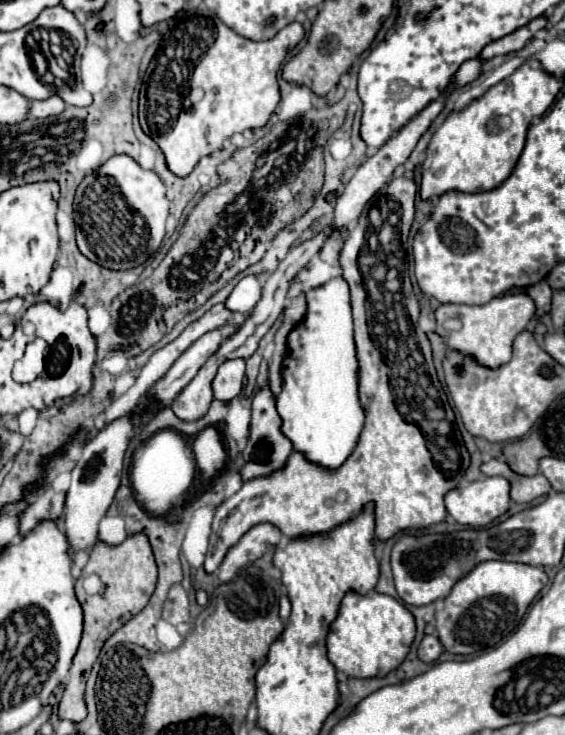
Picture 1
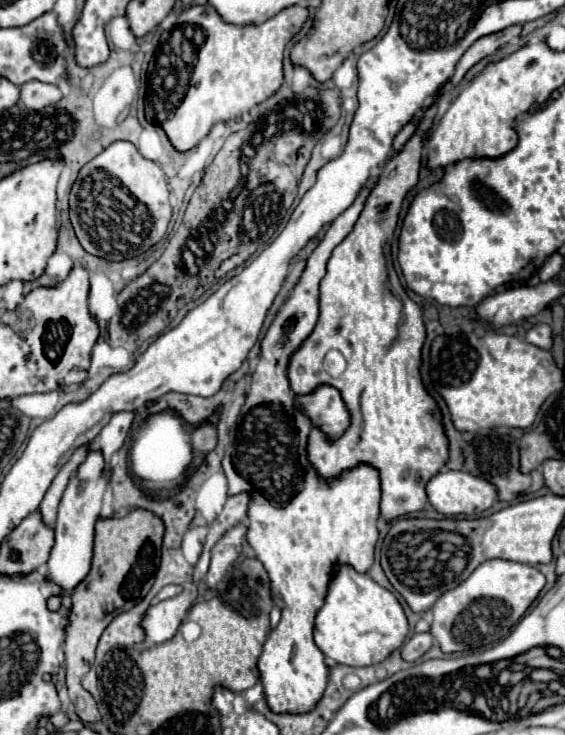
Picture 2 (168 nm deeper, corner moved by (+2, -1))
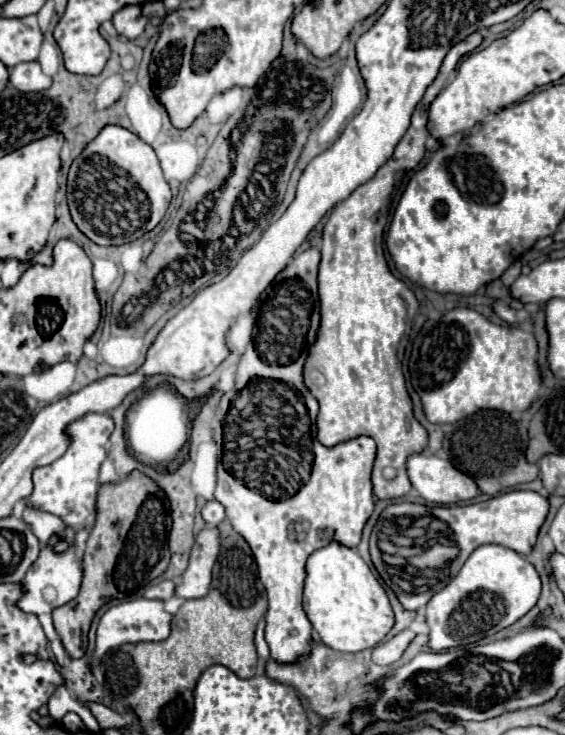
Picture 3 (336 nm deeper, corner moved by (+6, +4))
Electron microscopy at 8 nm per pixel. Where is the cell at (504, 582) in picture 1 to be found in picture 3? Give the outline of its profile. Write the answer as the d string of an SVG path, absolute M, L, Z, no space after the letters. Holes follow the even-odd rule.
M482 545L468 557L460 573L428 601L426 623L430 627L430 647L438 653L448 647L478 643L526 615L538 597L540 575L532 563L502 545Z

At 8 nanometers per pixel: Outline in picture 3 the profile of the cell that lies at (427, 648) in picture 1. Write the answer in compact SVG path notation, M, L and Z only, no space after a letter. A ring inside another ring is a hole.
M404 629L402 633L392 637L390 641L384 641L384 643L376 645L374 651L372 651L372 661L378 663L378 665L394 665L402 657L402 653L406 651L406 647L410 645L410 641L414 637L416 637L414 631Z

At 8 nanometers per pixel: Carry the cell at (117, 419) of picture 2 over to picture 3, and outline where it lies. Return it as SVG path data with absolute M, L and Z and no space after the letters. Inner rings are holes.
M88 413L86 417L68 425L66 433L72 439L68 451L52 465L38 467L34 471L32 475L34 493L26 501L30 501L34 507L42 511L50 511L58 515L68 527L72 527L78 533L84 525L84 519L90 513L94 513L94 503L98 493L98 471L102 461L106 459L106 443L112 431L114 431L114 419L106 413Z

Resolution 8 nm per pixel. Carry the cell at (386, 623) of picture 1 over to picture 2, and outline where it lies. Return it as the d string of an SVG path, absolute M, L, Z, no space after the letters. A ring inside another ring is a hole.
M348 564L336 566L314 622L314 642L328 658L346 666L372 666L400 648L406 634L408 620L392 592Z

